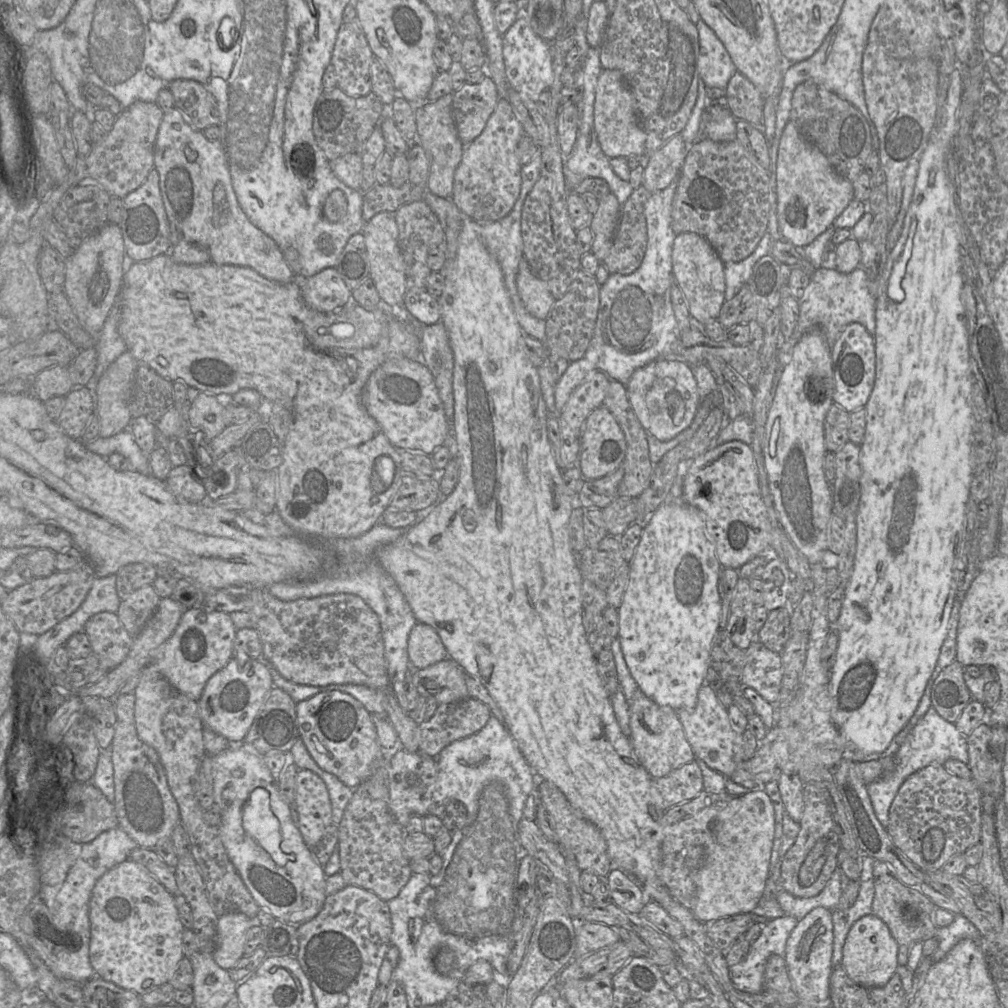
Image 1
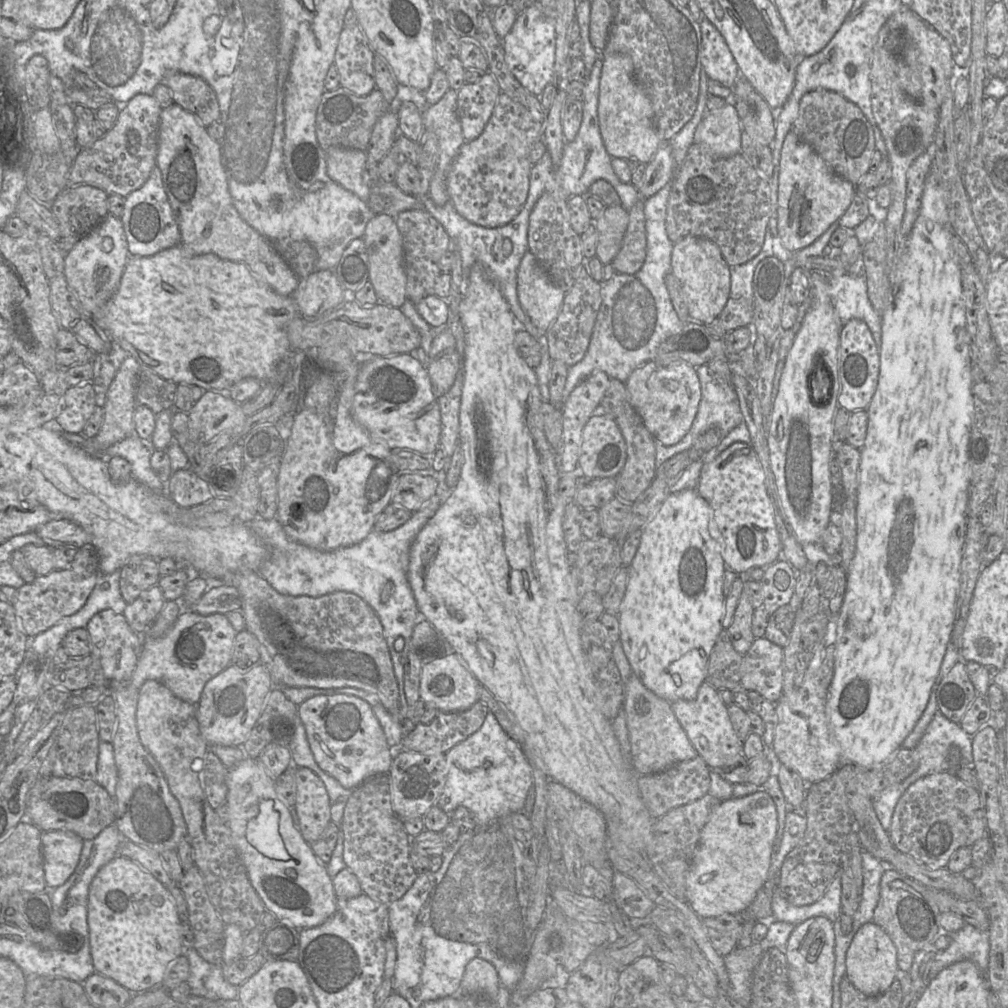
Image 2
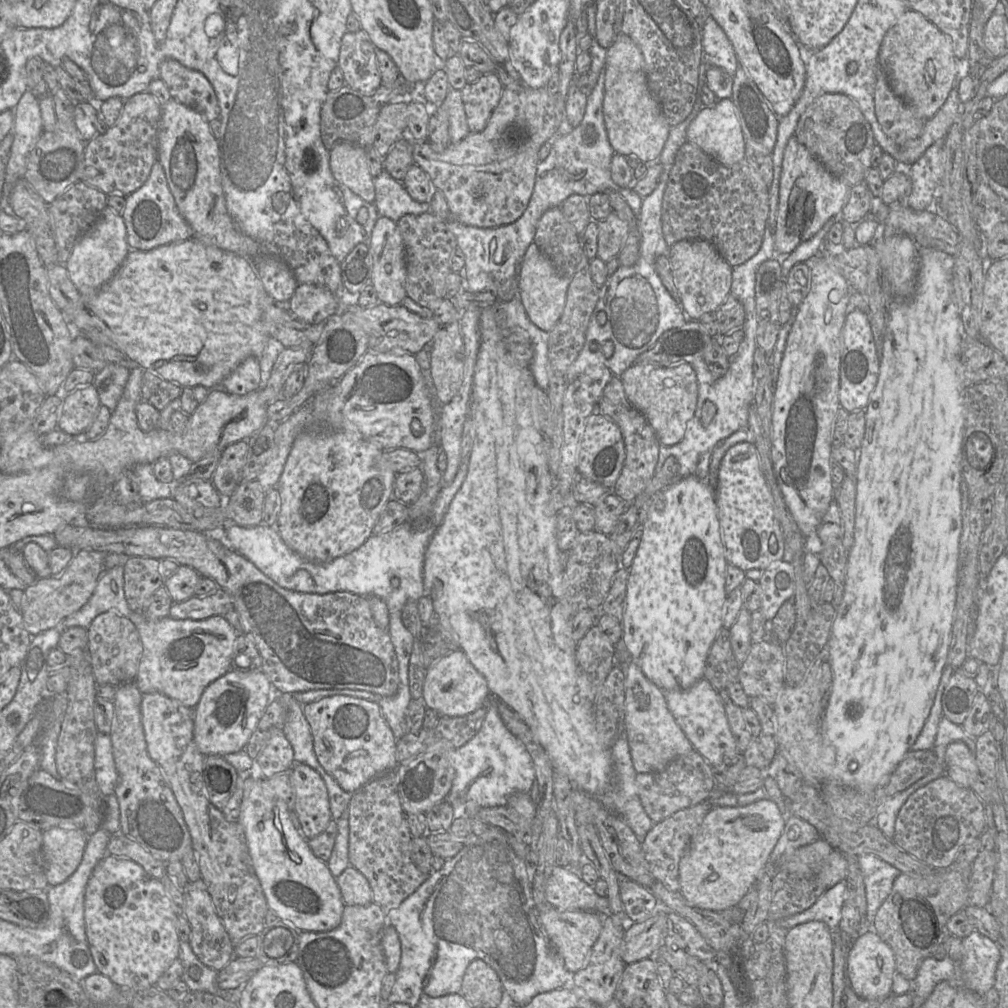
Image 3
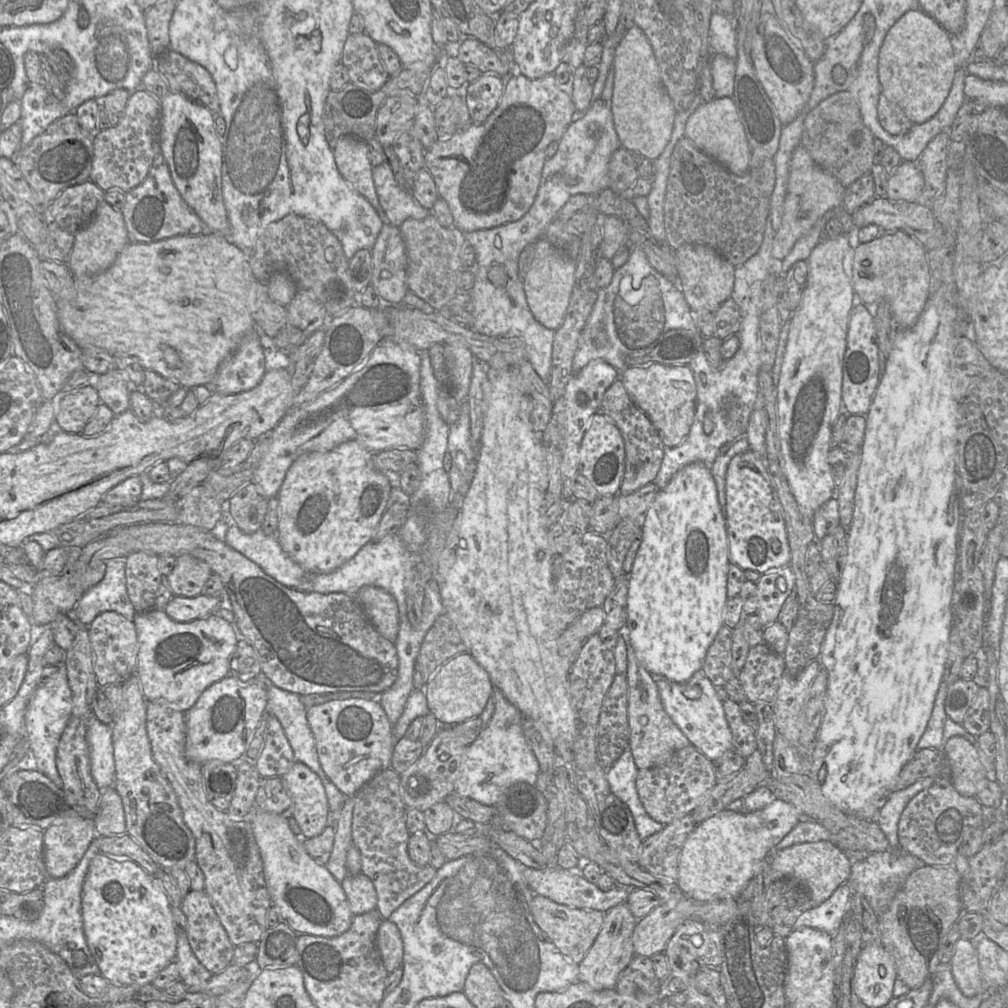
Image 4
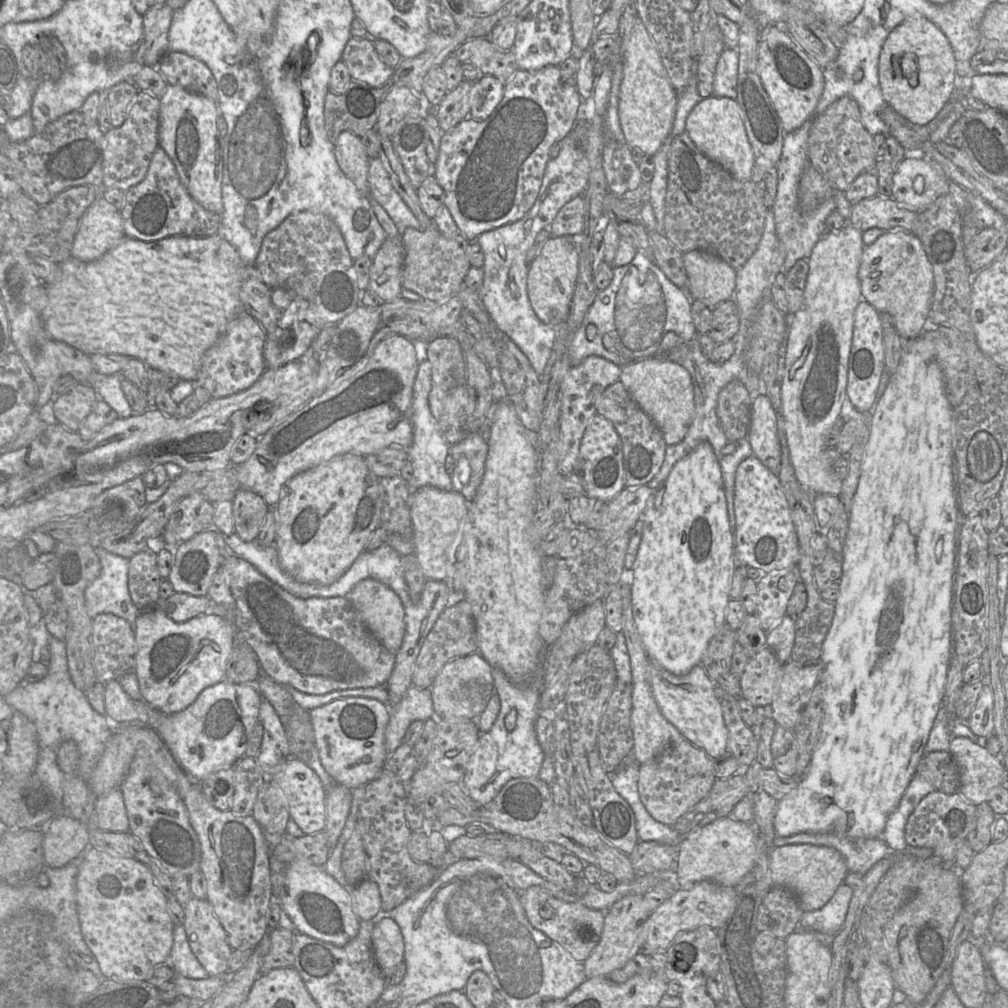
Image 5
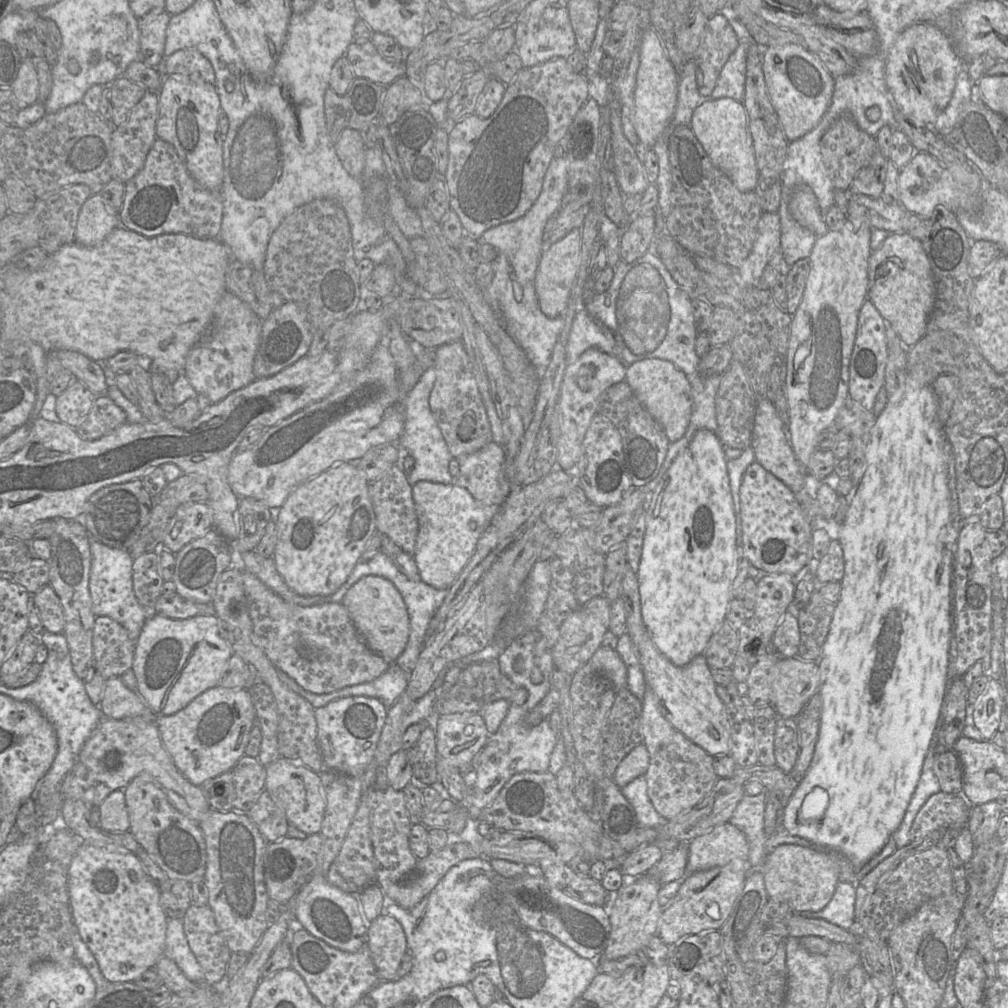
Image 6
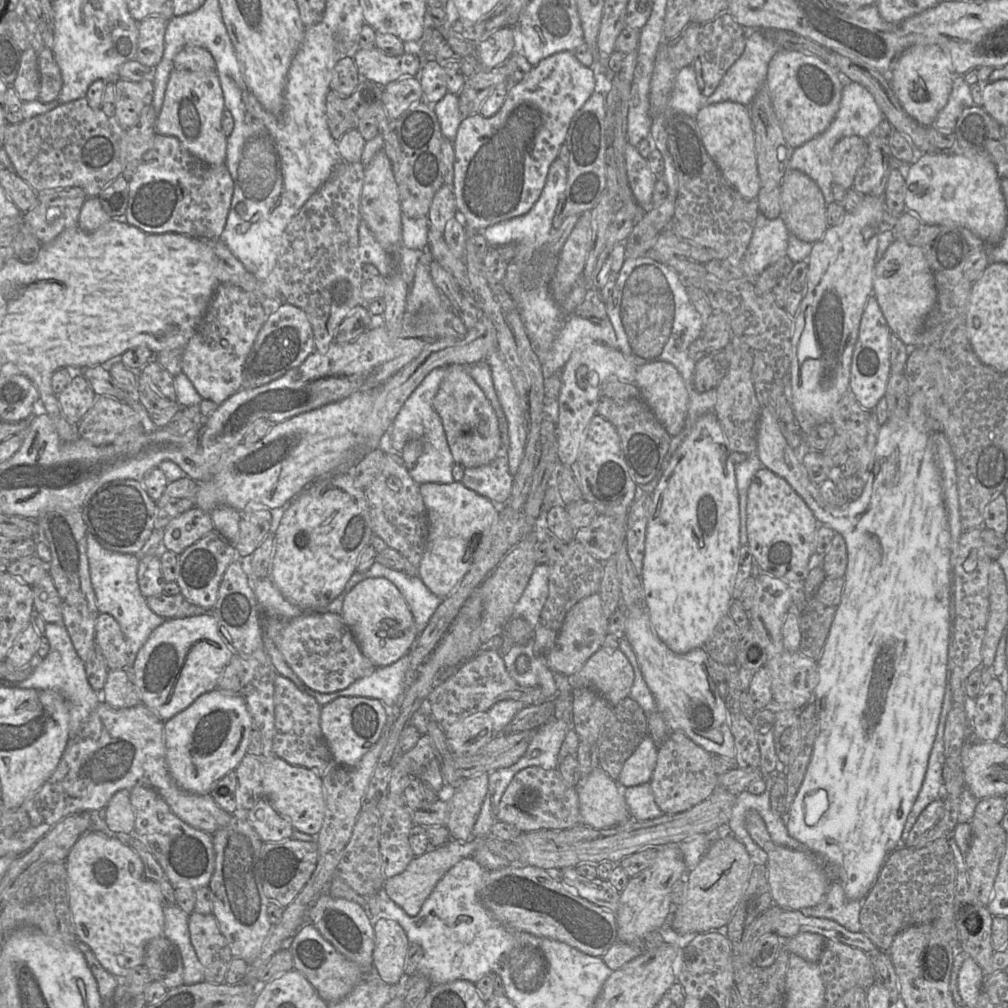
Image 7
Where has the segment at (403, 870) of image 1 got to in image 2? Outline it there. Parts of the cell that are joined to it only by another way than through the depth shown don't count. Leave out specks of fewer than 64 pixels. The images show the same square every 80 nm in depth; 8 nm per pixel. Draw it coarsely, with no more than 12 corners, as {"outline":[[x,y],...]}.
{"outline":[[388,773],[352,790],[343,860],[386,906],[418,875]]}

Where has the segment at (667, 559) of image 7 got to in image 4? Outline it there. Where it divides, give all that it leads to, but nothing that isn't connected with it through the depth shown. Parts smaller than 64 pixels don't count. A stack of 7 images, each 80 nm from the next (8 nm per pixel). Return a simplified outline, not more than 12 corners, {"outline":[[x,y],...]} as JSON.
{"outline":[[711,470],[642,519],[620,633],[686,682],[724,625],[730,564]]}

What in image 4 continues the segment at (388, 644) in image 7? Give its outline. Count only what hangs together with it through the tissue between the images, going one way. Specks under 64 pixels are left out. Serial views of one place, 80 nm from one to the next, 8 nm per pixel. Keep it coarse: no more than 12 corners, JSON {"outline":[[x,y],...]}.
{"outline":[[366,585],[356,595],[368,619],[395,643],[399,610],[386,590]]}

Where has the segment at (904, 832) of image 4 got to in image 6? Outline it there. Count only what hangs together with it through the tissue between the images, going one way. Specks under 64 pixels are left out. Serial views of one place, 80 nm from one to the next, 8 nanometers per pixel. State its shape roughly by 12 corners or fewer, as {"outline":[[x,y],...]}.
{"outline":[[931,795],[917,813],[910,843],[954,824],[967,826],[972,806],[962,795]]}

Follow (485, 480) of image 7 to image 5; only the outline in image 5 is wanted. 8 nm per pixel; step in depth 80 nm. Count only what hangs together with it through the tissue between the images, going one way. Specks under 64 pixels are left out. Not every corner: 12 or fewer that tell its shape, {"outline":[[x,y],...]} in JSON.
{"outline":[[472,433],[450,446],[453,490],[472,502],[488,443]]}

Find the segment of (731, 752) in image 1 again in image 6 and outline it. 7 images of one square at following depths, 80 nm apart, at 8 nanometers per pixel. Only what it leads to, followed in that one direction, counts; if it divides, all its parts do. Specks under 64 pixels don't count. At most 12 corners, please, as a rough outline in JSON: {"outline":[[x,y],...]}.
{"outline":[[649,632],[634,646],[674,729],[730,754],[725,706],[704,655],[678,667]]}

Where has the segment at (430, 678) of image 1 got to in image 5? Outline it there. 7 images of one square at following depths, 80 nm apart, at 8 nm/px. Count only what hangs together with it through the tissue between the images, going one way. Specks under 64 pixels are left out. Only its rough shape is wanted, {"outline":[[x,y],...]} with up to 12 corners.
{"outline":[[479,653],[447,662],[430,687],[437,719],[477,720],[494,694]]}

